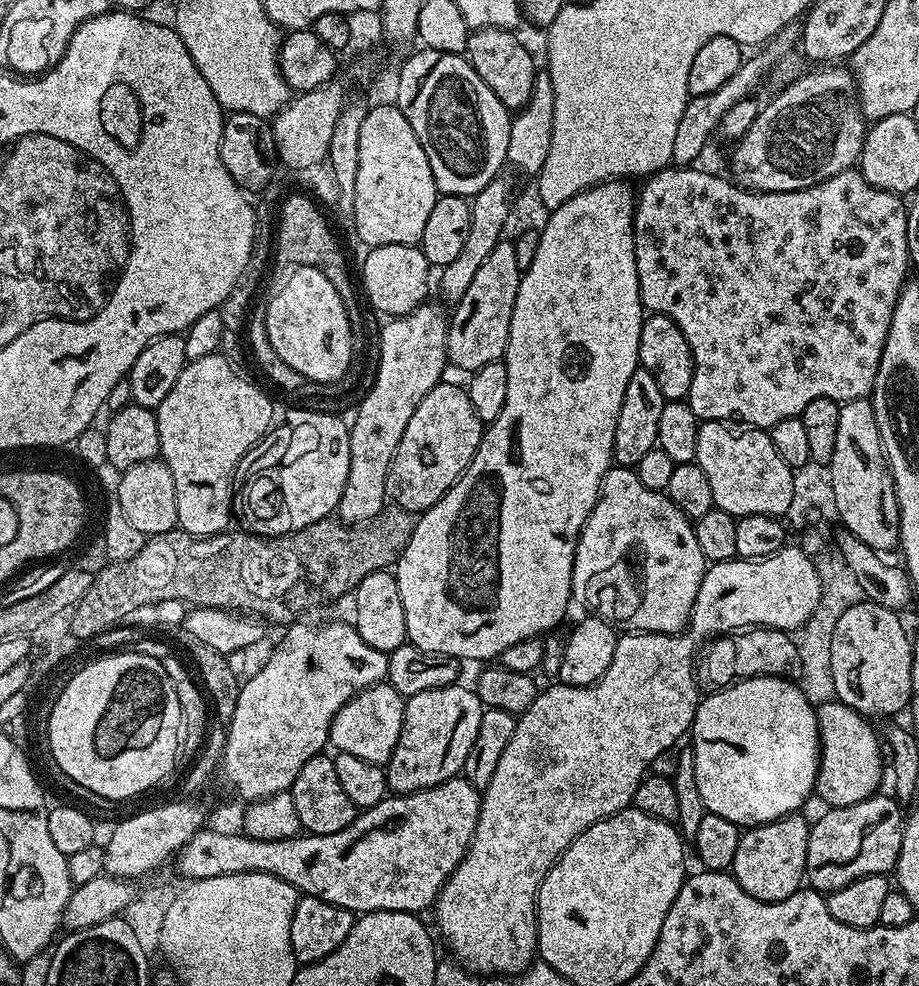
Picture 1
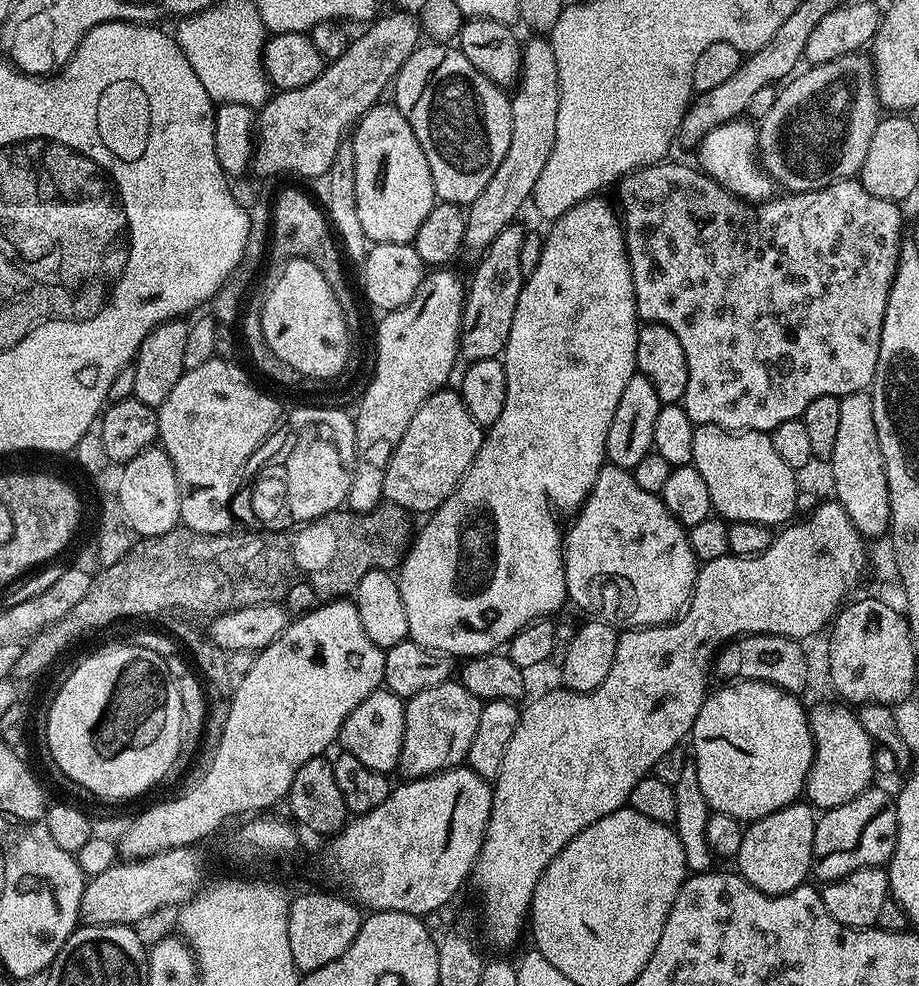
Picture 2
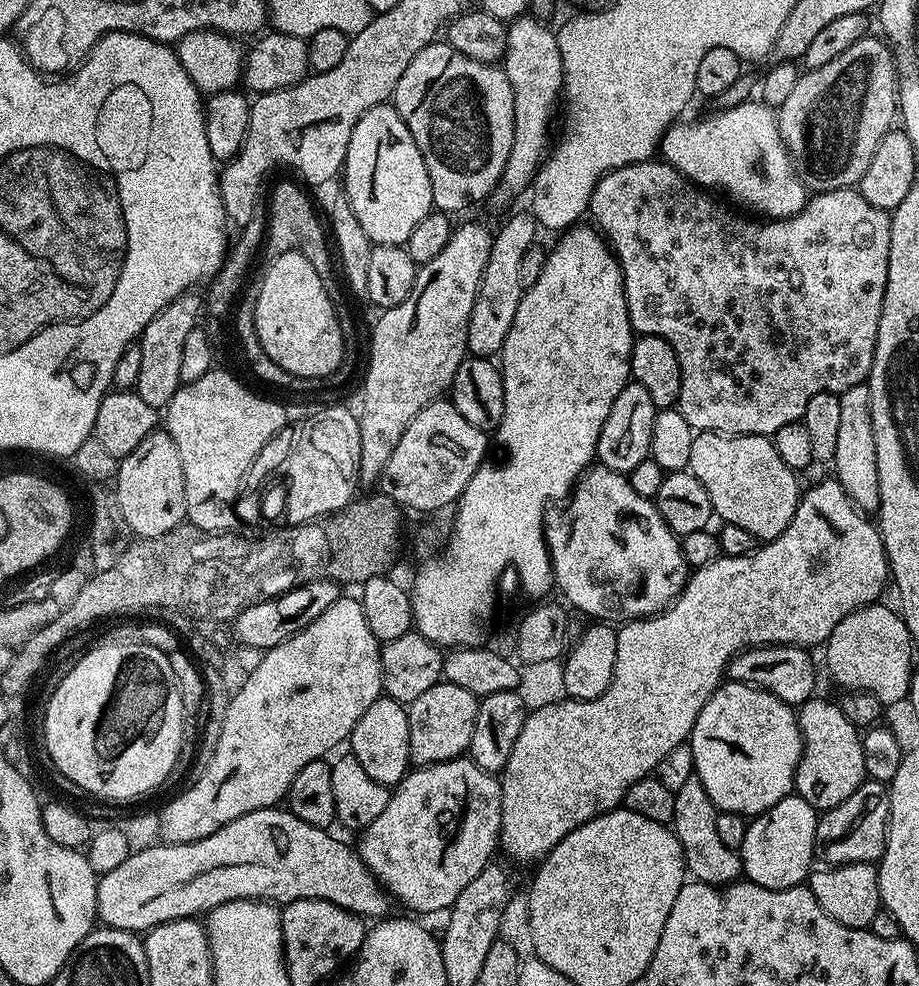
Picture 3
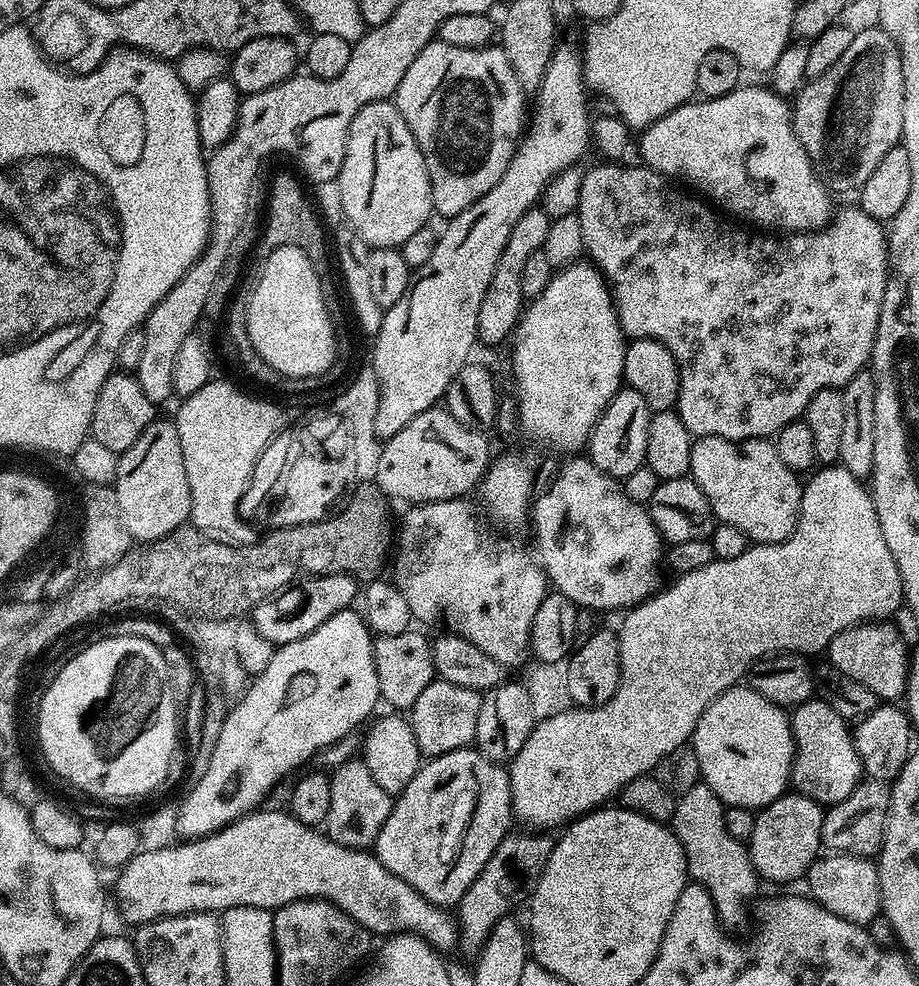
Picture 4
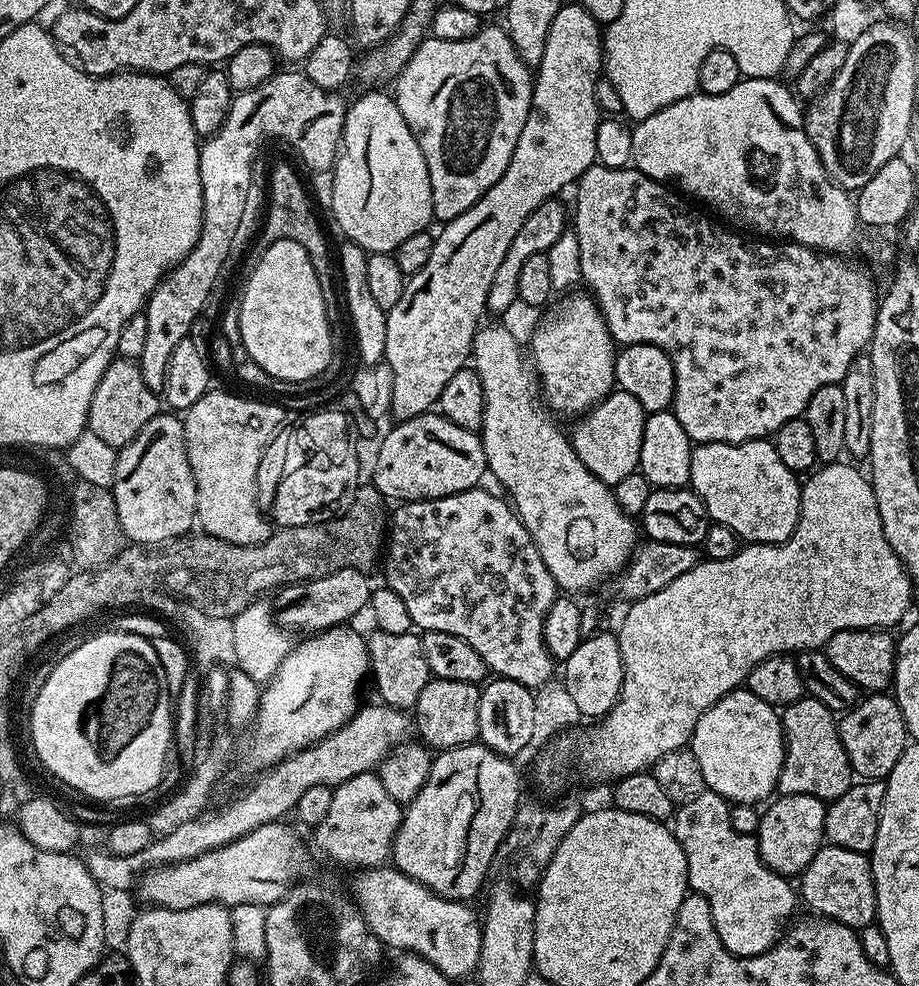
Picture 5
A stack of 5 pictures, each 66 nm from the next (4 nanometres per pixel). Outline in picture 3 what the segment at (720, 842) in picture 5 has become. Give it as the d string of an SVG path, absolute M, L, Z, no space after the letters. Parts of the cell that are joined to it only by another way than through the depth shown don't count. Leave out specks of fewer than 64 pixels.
M695 774L692 775L675 793L674 818L670 827L682 846L684 867L690 873L691 879L717 886L731 884L741 879L740 853L737 849L726 846L722 838L718 838L718 830L714 830L718 809L712 803L710 794L706 794L700 779Z

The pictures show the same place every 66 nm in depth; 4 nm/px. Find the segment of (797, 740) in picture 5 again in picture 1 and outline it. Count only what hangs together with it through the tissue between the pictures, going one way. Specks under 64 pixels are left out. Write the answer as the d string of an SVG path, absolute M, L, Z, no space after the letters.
M837 699L817 707L816 717L820 731L820 765L815 795L821 796L828 808L854 806L877 795L881 791L880 779L886 776L886 756L877 729L875 732L863 714Z

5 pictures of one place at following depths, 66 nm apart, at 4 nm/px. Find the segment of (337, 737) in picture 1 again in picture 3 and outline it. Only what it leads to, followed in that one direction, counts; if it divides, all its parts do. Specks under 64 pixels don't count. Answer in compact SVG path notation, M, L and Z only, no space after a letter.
M381 695L375 700L358 718L350 737L350 754L358 758L358 762L374 778L374 782L385 786L395 786L400 783L403 776L410 771L410 722L408 721L408 710L405 705L399 704L396 700L391 700L389 696Z

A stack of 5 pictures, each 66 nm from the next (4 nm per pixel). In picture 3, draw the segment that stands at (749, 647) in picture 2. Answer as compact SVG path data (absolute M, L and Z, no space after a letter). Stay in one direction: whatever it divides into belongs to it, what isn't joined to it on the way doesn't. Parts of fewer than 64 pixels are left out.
M764 644L760 648L745 648L728 663L726 676L729 681L750 684L753 688L774 694L782 702L799 706L813 699L816 692L818 668L808 652L811 651L807 647L794 644Z

